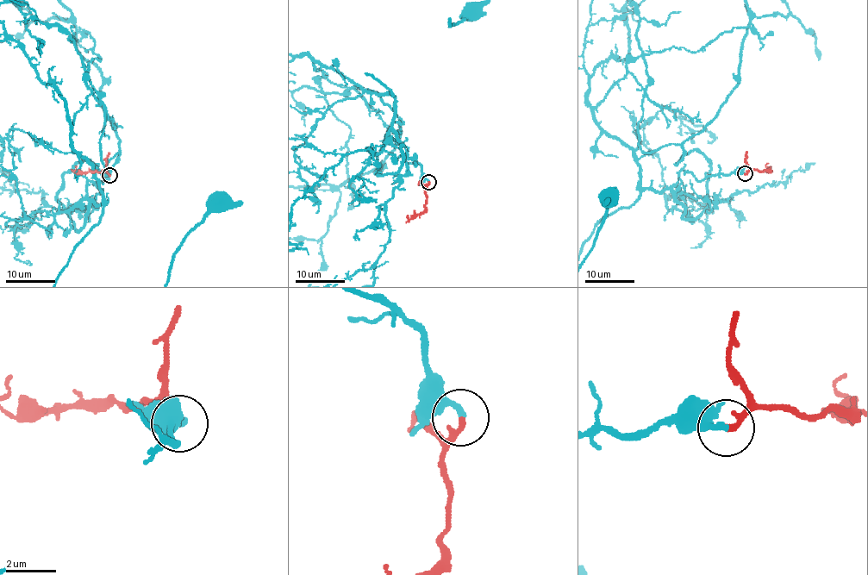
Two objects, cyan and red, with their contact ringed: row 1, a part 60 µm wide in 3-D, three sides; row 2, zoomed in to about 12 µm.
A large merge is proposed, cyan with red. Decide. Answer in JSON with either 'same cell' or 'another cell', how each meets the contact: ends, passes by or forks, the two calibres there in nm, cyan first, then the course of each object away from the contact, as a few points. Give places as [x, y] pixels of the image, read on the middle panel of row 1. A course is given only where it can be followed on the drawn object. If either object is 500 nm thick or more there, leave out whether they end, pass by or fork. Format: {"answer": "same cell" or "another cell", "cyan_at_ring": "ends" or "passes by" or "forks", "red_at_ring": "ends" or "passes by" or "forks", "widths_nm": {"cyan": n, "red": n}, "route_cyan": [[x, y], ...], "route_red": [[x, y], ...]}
{"answer": "same cell", "cyan_at_ring": "ends", "red_at_ring": "ends", "widths_nm": {"cyan": 260, "red": 240}, "route_red": [[427, 182], [425, 209], [409, 219], [408, 217]]}

